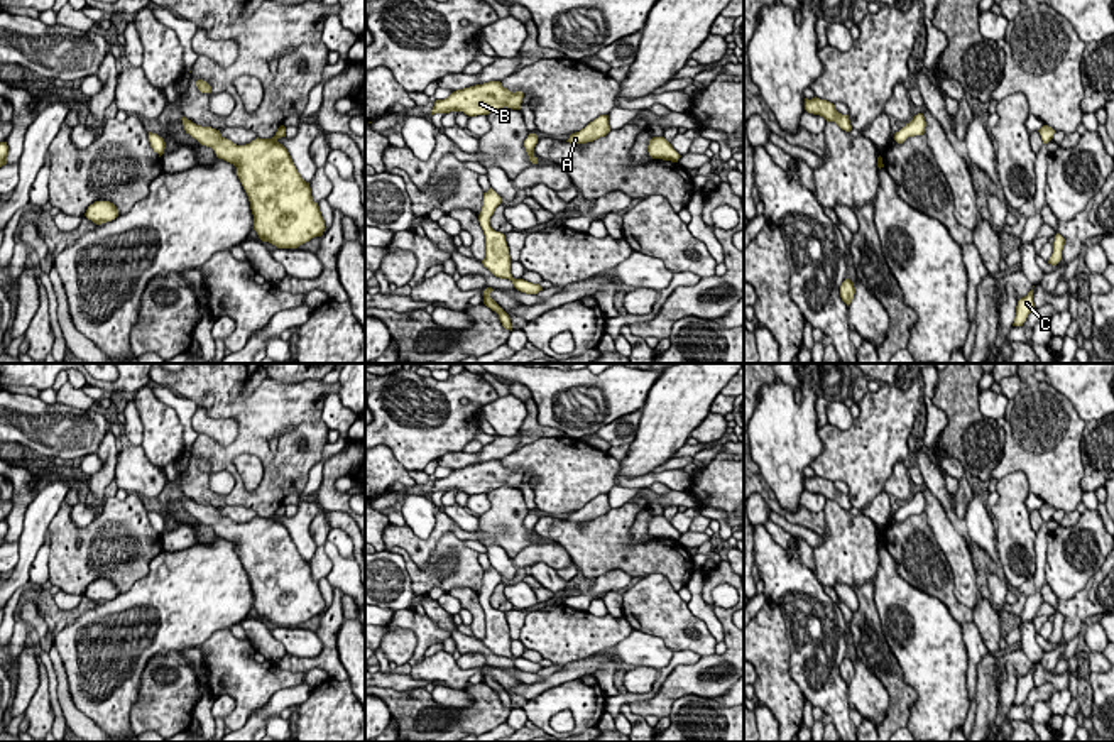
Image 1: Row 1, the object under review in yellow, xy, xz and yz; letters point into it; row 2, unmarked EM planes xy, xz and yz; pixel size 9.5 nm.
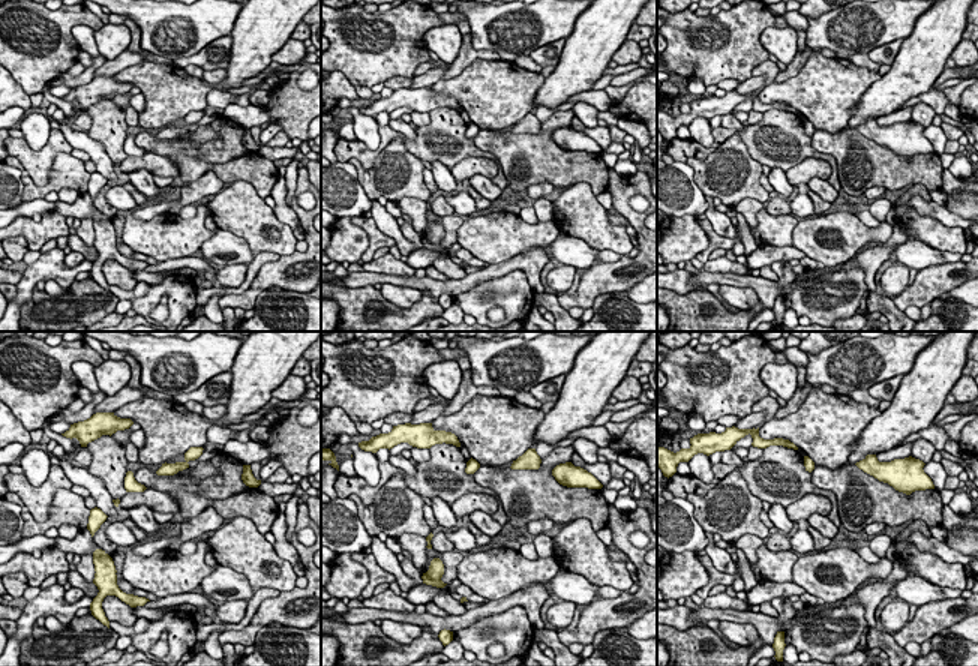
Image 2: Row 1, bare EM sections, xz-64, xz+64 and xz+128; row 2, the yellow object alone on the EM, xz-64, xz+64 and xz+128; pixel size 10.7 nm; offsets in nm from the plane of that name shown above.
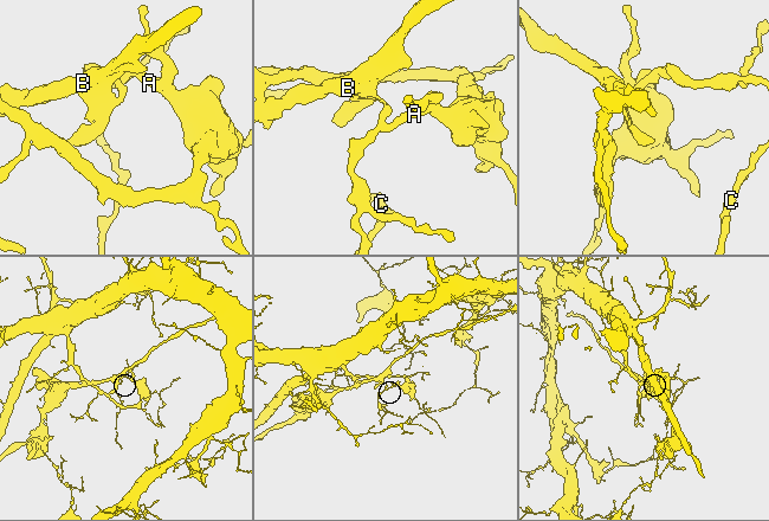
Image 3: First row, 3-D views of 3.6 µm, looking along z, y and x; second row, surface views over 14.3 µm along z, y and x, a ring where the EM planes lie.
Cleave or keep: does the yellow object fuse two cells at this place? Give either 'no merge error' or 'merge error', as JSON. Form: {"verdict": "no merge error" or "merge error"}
{"verdict": "merge error"}

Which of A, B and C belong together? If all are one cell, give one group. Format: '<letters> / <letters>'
A C / B

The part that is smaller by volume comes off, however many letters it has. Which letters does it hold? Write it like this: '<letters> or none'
B

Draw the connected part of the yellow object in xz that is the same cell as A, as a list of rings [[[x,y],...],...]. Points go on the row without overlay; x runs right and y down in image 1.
[[[600,494],[598,497],[590,500],[580,510],[571,512],[566,521],[570,521],[570,522],[587,522],[587,521],[593,521],[600,516],[605,516],[609,510],[610,510],[609,494]]]

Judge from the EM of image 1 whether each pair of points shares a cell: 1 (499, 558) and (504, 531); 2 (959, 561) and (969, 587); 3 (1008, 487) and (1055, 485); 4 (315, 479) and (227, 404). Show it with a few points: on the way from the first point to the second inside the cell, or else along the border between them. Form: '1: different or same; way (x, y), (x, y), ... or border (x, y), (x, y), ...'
1: different; border (487, 545), (497, 545), (511, 558)
2: same; way (962, 568), (964, 580)
3: different; border (998, 480), (1013, 472), (1021, 472), (1032, 492)
4: different; border (327, 441), (322, 458), (308, 474), (303, 496)

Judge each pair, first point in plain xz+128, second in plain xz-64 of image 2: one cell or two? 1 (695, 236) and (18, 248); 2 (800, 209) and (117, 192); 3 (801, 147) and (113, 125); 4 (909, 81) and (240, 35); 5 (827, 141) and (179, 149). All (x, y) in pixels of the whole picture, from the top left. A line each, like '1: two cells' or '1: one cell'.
1: one cell
2: one cell
3: one cell
4: one cell
5: one cell

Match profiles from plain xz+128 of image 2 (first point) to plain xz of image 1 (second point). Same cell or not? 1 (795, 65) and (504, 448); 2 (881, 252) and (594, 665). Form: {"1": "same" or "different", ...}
{"1": "different", "2": "same"}

